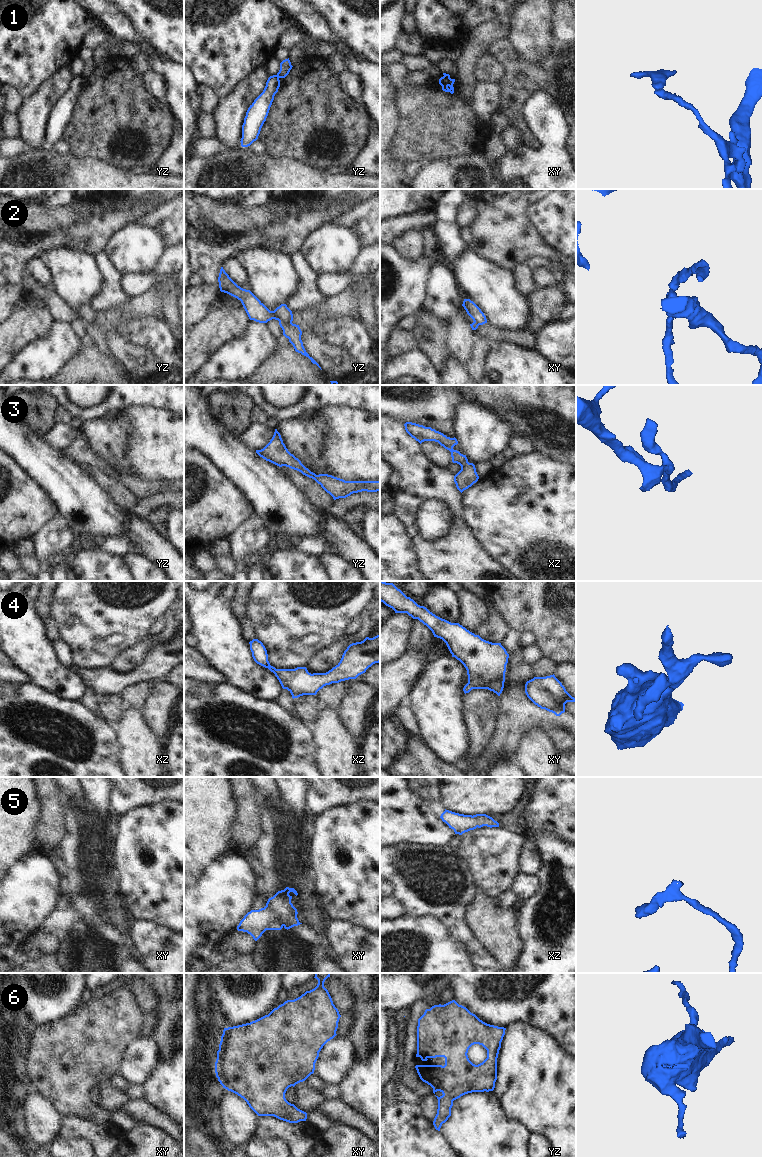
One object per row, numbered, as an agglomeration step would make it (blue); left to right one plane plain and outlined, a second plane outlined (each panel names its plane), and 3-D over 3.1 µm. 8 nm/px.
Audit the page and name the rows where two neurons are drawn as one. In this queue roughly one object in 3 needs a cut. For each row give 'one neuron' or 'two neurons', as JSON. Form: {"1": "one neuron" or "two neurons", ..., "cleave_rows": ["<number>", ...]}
{"1": "two neurons", "2": "two neurons", "3": "one neuron", "4": "one neuron", "5": "one neuron", "6": "one neuron", "cleave_rows": ["1", "2"]}

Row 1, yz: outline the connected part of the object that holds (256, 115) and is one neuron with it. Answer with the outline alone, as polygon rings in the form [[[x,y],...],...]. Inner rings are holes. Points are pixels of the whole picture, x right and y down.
[[[277,75],[270,76],[263,92],[254,100],[246,112],[242,125],[241,146],[248,147],[258,139],[261,128],[266,121],[275,94],[280,87]]]

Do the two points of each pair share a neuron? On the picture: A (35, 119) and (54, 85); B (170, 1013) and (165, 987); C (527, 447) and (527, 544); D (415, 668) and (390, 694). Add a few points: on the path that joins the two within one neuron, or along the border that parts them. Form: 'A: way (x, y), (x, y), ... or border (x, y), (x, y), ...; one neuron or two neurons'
A: way (35, 111), (49, 93); one neuron
B: way (167, 1007), (165, 993); one neuron
C: border (533, 449), (527, 453), (516, 455); two neurons
D: way (409, 674), (395, 688); one neuron

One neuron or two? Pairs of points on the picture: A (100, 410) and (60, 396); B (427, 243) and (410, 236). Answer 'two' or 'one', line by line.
A: one
B: two

